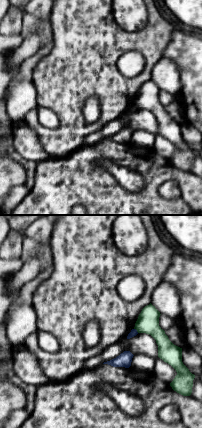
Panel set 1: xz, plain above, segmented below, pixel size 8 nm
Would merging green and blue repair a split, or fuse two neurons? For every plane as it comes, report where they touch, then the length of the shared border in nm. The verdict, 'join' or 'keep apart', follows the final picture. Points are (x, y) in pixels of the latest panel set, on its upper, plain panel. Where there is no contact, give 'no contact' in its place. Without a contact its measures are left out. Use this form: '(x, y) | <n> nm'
(136, 105) | 50 nm

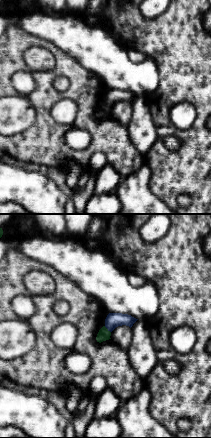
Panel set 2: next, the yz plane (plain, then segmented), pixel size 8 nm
(107, 105) | 80 nm

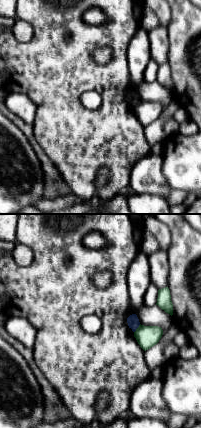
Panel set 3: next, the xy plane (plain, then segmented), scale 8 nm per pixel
(137, 104) | 90 nm

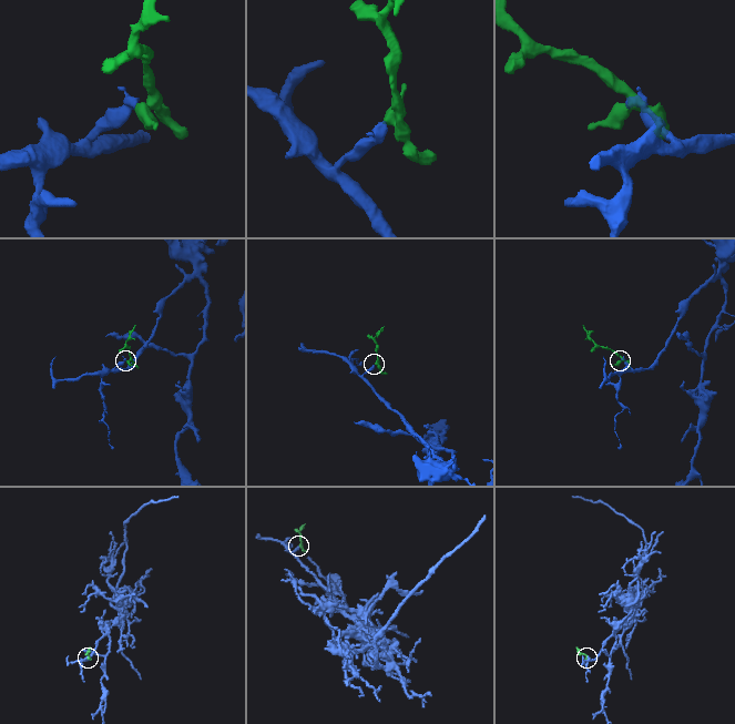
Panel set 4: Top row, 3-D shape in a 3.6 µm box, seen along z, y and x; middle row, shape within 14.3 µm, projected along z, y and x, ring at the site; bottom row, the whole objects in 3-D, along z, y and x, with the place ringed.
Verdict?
keep apart

